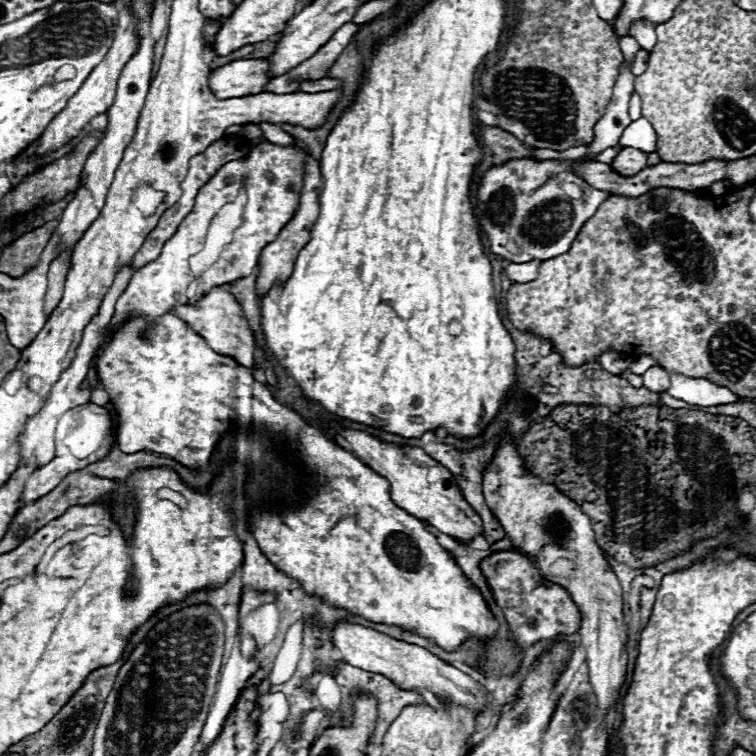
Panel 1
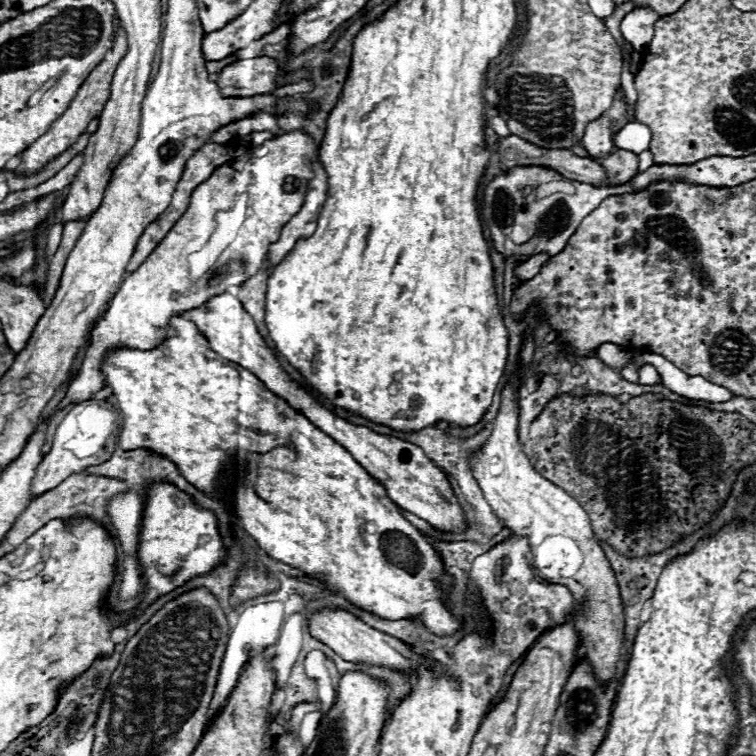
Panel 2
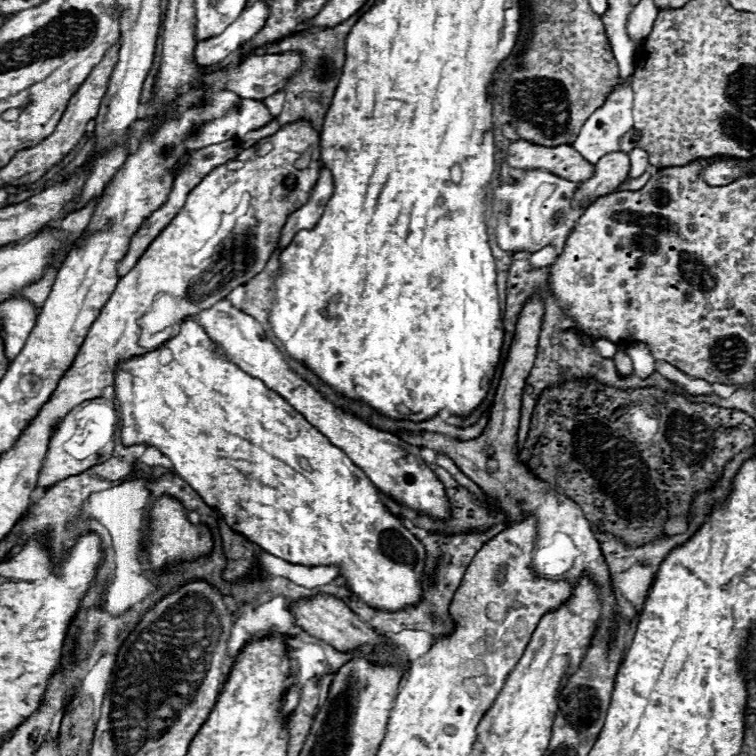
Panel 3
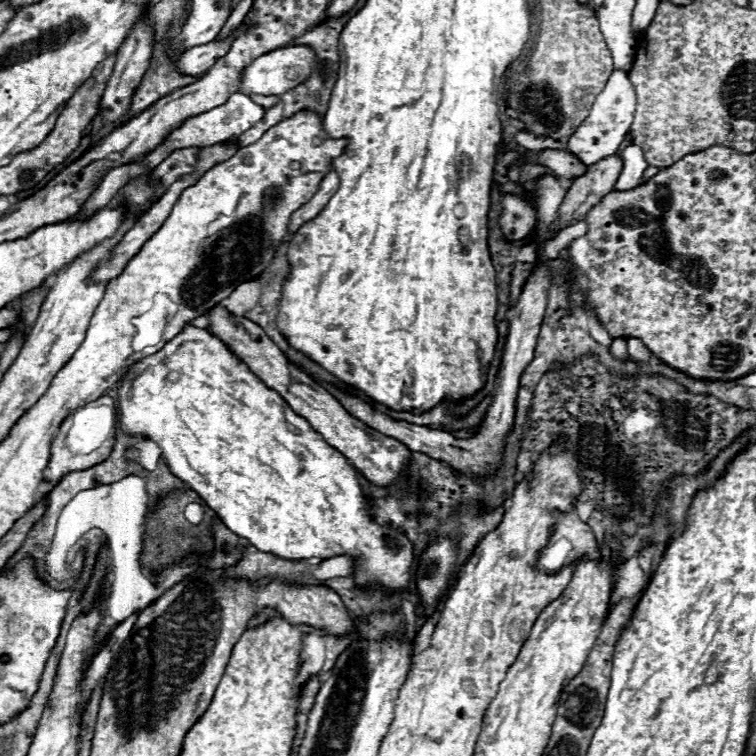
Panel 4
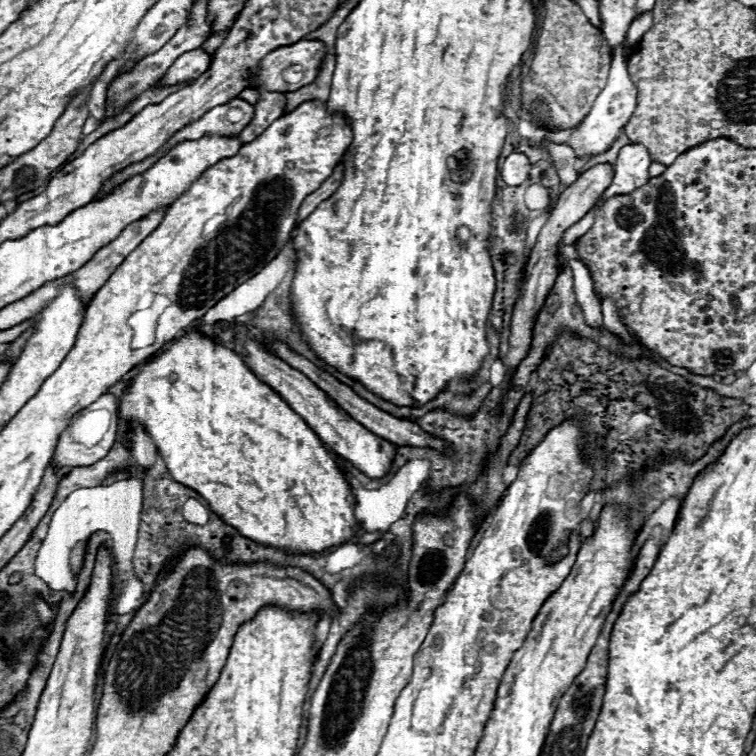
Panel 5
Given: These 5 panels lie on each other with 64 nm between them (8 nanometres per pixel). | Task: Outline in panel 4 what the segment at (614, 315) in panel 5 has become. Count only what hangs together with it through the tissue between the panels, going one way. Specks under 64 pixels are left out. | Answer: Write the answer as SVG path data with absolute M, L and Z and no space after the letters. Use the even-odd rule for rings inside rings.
M626 338L628 356L634 360L634 362L640 362L640 364L646 364L652 356L652 352L638 340L638 338Z

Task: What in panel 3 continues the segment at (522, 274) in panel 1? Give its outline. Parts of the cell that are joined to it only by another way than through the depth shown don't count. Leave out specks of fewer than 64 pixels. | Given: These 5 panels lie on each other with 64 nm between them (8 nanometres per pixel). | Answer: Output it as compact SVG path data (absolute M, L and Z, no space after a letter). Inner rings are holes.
M542 248L542 250L538 250L538 252L534 252L532 256L530 256L530 268L532 270L540 270L540 268L546 268L546 266L550 266L554 260L556 260L556 252L554 252L554 248Z

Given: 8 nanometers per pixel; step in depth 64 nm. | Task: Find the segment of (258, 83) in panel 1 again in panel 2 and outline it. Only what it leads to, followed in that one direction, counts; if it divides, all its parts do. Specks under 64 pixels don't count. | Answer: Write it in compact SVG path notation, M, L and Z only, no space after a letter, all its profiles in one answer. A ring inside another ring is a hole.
M260 56L260 58L250 58L250 60L236 60L228 64L226 68L220 70L220 76L216 80L216 86L222 96L260 96L260 94L270 94L274 90L274 82L280 76L280 64L274 58Z

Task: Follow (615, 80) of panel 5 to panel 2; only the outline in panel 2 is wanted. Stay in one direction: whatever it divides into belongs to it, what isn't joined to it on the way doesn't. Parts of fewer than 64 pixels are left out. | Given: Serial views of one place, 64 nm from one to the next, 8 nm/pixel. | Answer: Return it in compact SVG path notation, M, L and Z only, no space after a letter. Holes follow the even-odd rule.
M602 114L598 120L590 122L586 128L586 136L580 140L580 144L592 154L592 156L600 156L606 154L614 148L614 142L610 140L610 132L606 132L606 114Z

